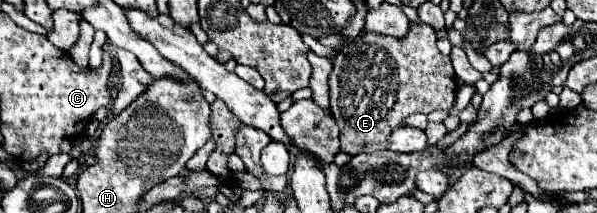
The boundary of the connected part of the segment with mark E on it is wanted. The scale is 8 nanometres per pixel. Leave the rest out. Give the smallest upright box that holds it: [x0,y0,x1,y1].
[329,22,457,156]

